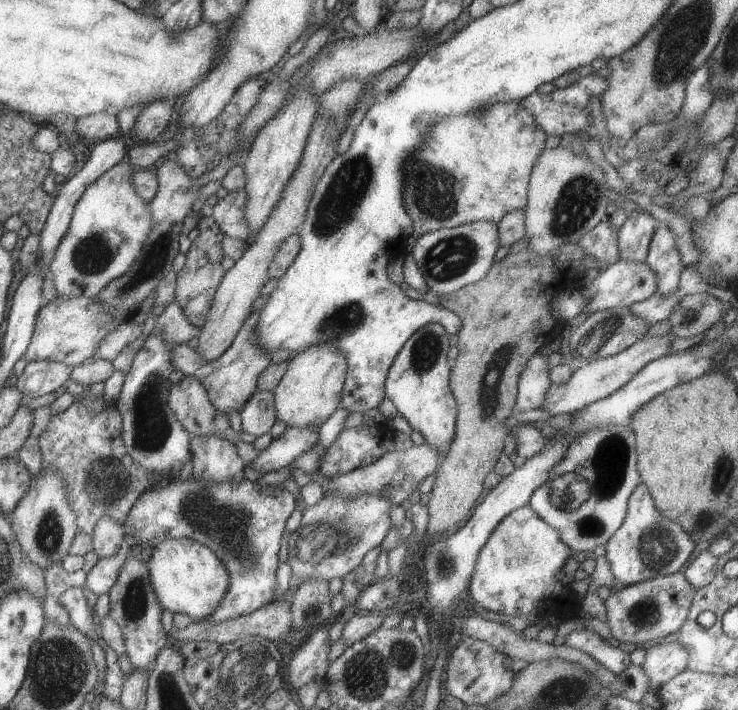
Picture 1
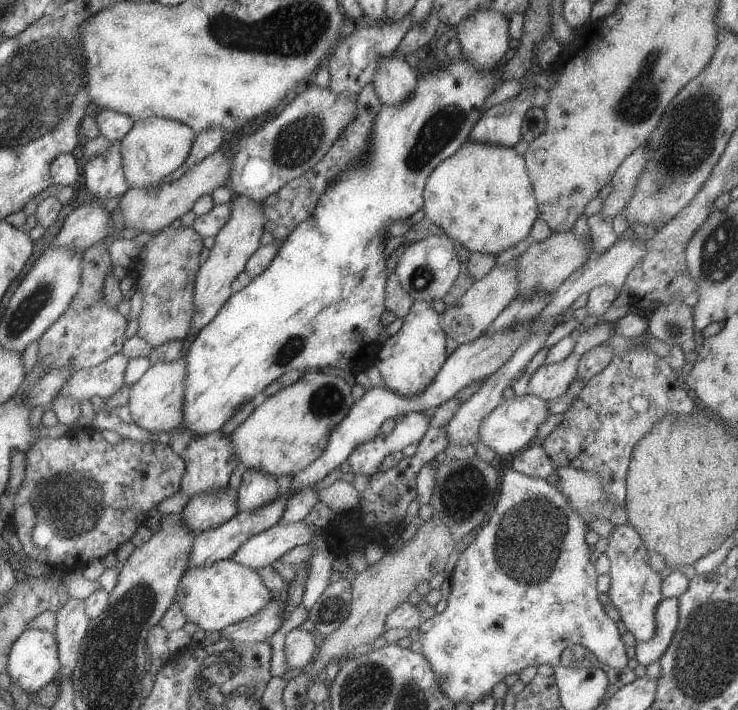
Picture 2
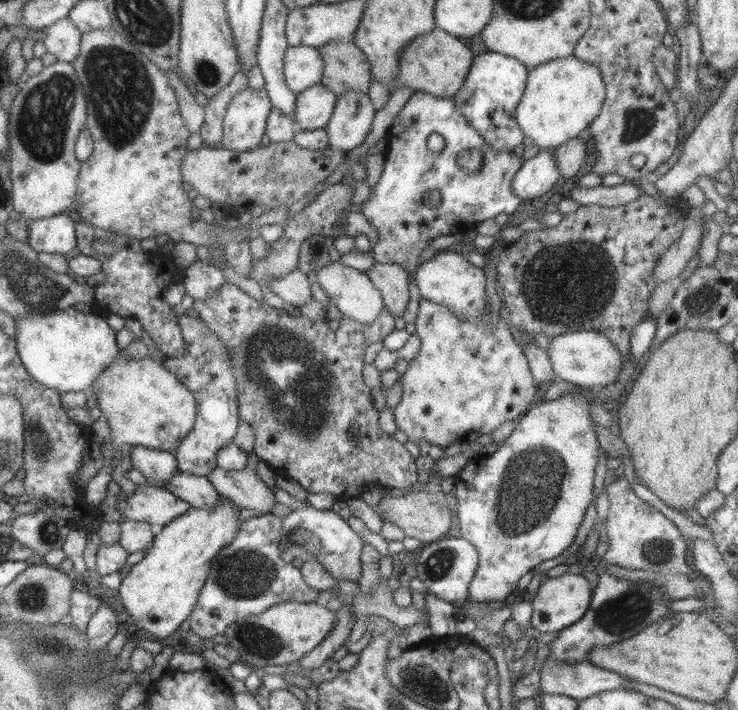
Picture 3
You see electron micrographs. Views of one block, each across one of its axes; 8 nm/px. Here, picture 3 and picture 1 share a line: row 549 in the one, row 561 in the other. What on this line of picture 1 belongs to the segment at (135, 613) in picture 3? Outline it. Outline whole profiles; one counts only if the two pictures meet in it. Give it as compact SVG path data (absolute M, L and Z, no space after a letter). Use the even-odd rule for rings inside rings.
M186 538L163 539L159 542L153 542L153 550L151 557L147 561L149 570L150 586L153 588L157 601L162 608L171 612L187 613L193 621L201 620L205 616L209 616L215 606L221 602L229 580L227 580L227 570L225 566L219 562L219 559L210 548L199 544L197 541Z

